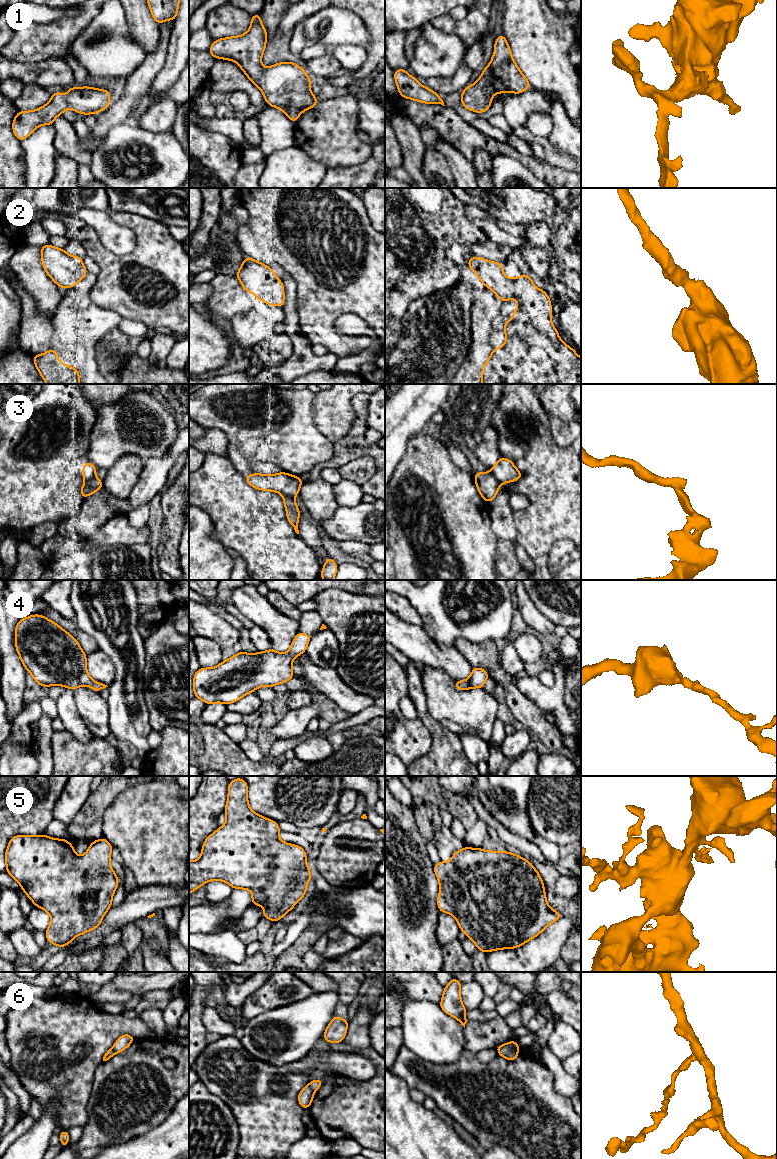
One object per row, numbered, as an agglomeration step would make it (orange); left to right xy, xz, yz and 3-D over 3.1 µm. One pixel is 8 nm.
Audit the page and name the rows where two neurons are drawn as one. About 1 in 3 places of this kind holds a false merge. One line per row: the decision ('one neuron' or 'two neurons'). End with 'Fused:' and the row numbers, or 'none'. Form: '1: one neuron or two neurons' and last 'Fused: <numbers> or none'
1: one neuron
2: one neuron
3: two neurons
4: one neuron
5: one neuron
6: two neurons
Fused: 3, 6

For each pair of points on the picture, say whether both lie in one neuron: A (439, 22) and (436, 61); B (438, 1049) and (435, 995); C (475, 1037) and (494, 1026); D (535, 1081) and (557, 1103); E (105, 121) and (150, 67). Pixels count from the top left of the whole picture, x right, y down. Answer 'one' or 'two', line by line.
A: two
B: two
C: one
D: one
E: one

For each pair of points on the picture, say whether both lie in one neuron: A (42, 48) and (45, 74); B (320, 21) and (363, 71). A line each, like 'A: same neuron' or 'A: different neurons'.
A: different neurons
B: different neurons

